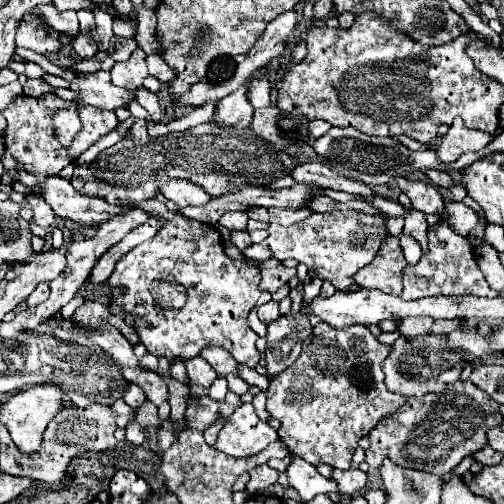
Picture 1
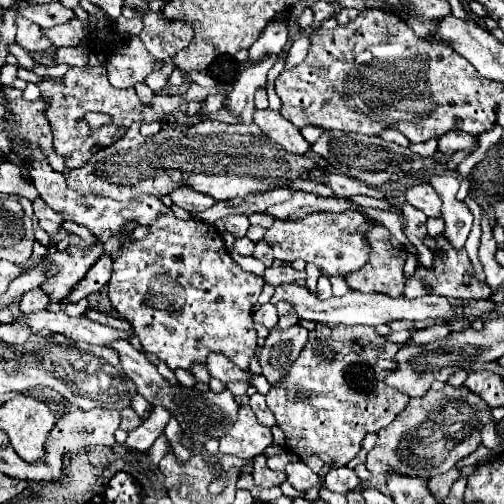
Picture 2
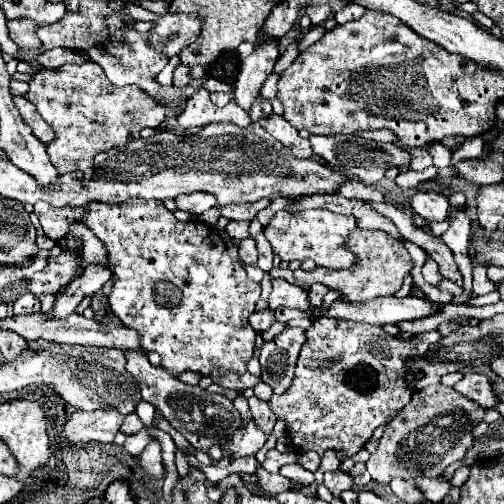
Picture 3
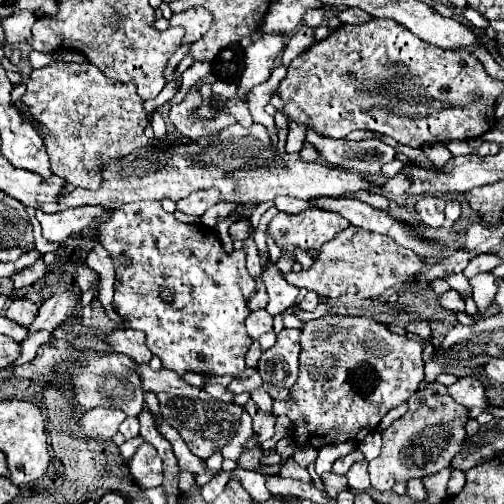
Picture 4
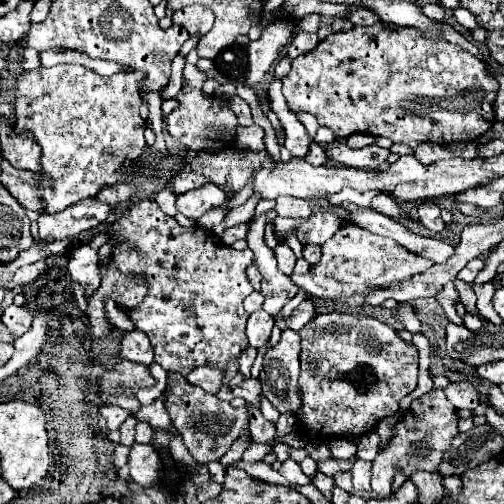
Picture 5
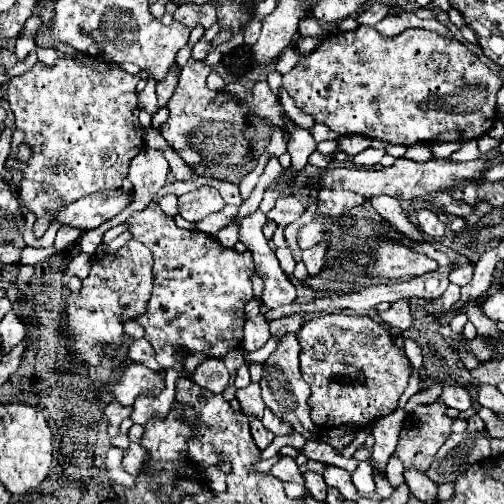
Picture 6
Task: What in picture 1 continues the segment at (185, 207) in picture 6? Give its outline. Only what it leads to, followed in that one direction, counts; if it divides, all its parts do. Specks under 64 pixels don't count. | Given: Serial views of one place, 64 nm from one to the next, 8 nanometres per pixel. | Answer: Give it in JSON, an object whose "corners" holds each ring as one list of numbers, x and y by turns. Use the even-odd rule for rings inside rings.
{"corners":[[170,180,160,186,160,194,176,206,198,206,210,200,210,194,190,180]]}

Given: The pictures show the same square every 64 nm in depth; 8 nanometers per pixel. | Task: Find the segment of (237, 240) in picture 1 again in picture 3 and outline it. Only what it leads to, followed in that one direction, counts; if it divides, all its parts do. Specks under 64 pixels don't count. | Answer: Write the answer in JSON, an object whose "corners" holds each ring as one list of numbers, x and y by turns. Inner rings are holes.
{"corners":[[244,238,244,240,240,240,240,244,238,244,238,254,240,254,240,260,242,260,244,264,254,264,256,258,258,258,254,240,252,240,252,238]]}

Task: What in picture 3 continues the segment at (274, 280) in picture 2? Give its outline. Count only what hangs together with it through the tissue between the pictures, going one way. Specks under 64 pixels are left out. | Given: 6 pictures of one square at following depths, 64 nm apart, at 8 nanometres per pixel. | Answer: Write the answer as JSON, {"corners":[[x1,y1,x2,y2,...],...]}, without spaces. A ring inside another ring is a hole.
{"corners":[[358,228,350,234,348,248,358,256,358,264,352,266,350,270,332,272,328,268,316,268,312,272,304,272,304,270,290,270,290,268,272,268,268,276,270,280,282,278,302,288,322,282,322,284,328,284,332,290,340,290,342,298,346,300,368,300,376,296,394,296,402,288,404,276,412,270,412,260,404,244,384,230,360,230]]}

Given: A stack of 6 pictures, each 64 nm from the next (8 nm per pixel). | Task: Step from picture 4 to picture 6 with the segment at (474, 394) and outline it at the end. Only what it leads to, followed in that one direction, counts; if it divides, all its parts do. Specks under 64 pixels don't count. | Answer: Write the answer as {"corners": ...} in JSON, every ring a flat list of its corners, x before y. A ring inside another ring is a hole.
{"corners":[[444,386,440,398,444,400,444,404,450,404,450,408,456,408,456,410,462,410,462,412,472,408,470,392,464,386]]}

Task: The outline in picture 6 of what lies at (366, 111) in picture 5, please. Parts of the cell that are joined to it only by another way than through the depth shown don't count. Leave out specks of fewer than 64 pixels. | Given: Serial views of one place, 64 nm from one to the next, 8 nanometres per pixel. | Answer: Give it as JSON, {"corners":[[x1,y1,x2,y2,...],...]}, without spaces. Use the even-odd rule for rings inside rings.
{"corners":[[358,26,354,32,336,32,336,34,330,34,326,38,332,38,332,40,328,40,326,44,322,40,320,46,312,54,304,56,300,64,296,64,288,74,284,74,284,90,294,98,296,106,300,110,314,116,316,122,322,122,328,128,332,128,338,136,362,134,366,138,386,140,390,144,416,146,420,142,466,142,466,140,476,140,476,138,484,136,494,126,494,122,496,122,496,92,500,90,502,80,496,74,492,74,488,70,488,66,474,52,470,52,462,42,444,38,436,32,428,32,428,30,422,30,422,28,408,28,408,30,400,32,398,36,388,38,388,36,380,34,376,28,370,28,370,26]]}

